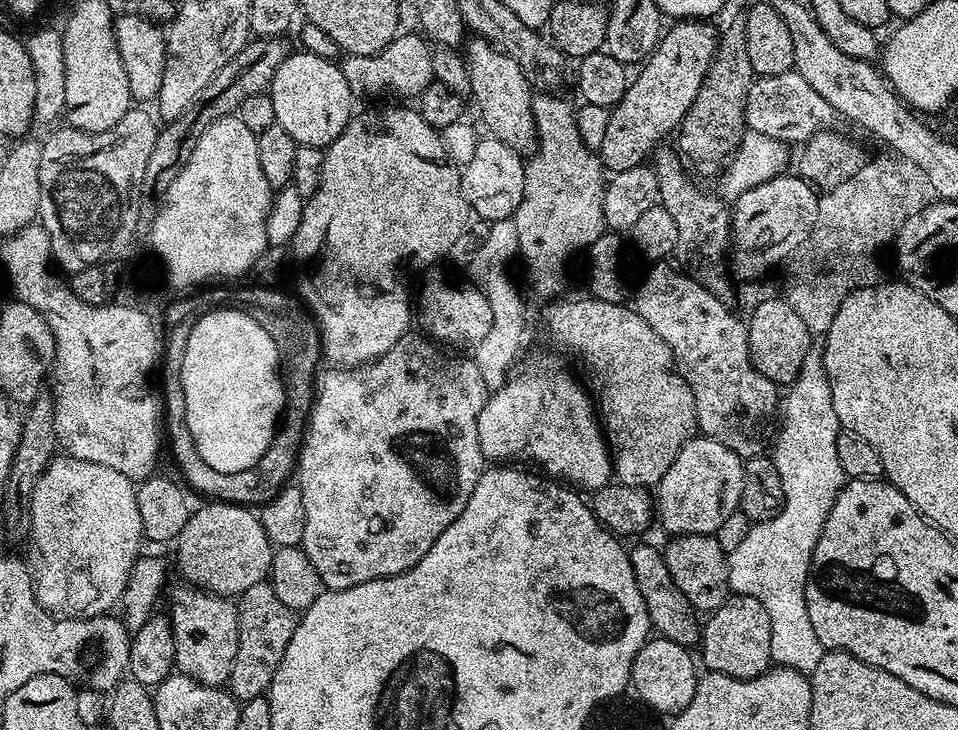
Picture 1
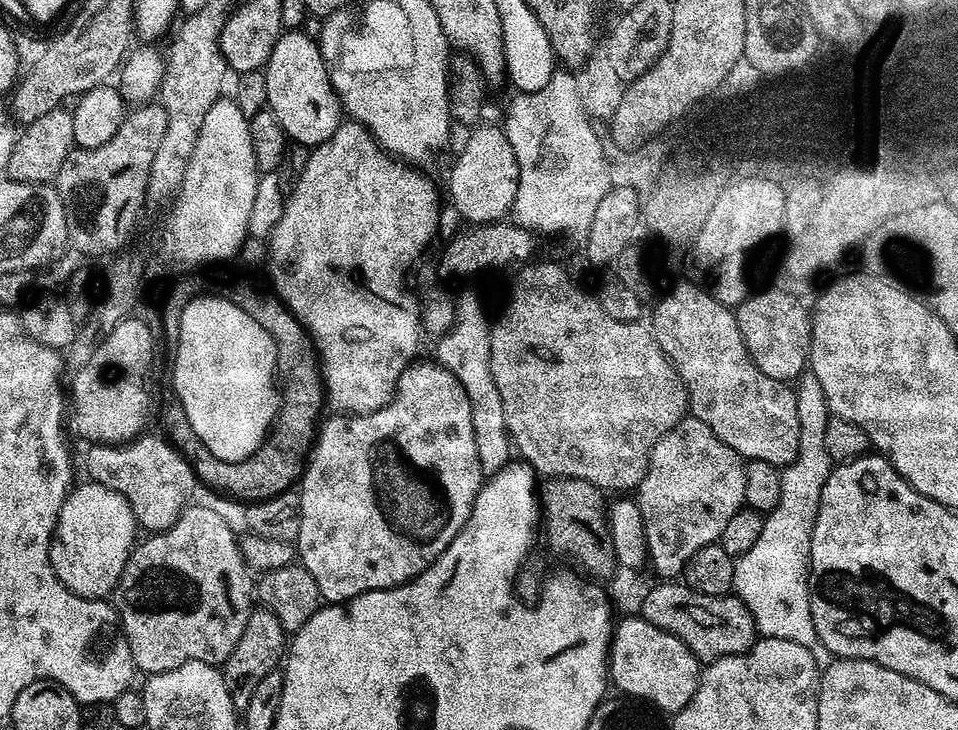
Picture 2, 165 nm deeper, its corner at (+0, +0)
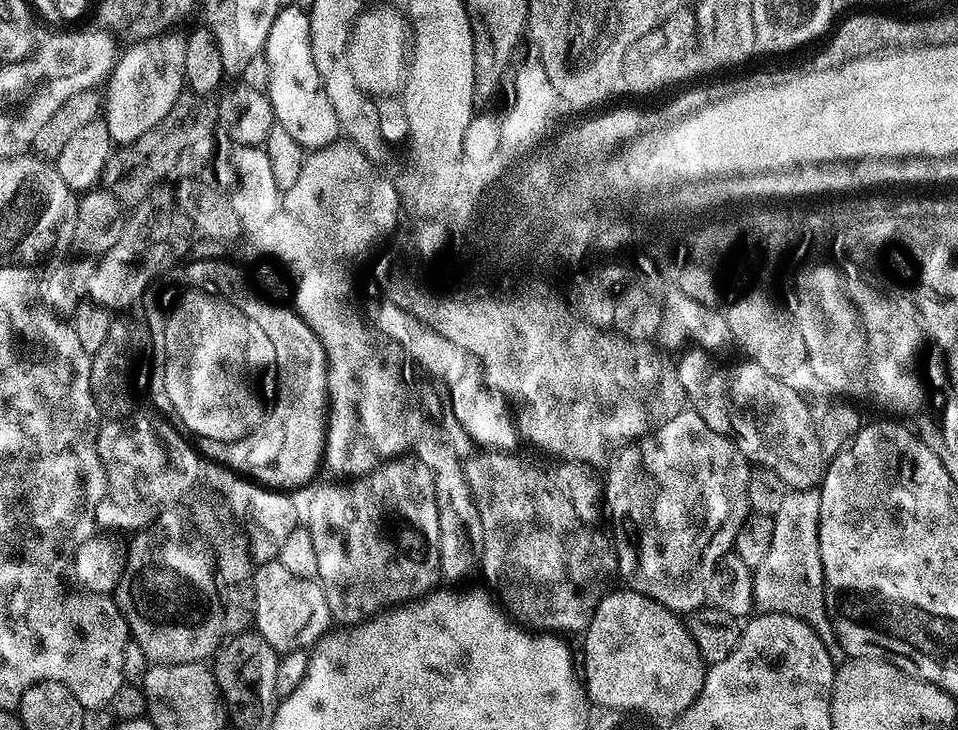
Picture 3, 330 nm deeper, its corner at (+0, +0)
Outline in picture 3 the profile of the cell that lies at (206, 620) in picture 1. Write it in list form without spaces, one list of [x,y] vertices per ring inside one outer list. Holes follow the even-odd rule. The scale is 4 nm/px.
[[[219,495],[212,496],[196,496],[185,499],[174,507],[165,510],[156,521],[141,528],[135,533],[136,536],[129,546],[128,552],[126,548],[126,559],[124,560],[124,571],[120,574],[120,580],[114,589],[114,599],[120,608],[120,613],[126,618],[128,623],[128,635],[131,639],[141,647],[142,654],[153,665],[160,664],[182,664],[197,663],[207,661],[209,658],[215,657],[218,649],[232,637],[245,631],[253,623],[252,615],[252,574],[254,571],[254,561],[248,555],[248,540],[244,537],[243,531],[238,527],[232,518],[232,512],[228,509],[227,504]]]

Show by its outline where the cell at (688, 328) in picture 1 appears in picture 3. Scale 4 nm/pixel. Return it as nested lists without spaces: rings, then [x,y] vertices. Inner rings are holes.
[[[707,351],[694,352],[688,352],[678,360],[680,381],[691,411],[697,412],[702,422],[710,426],[710,430],[732,440],[734,446],[738,446],[740,453],[753,465],[774,470],[774,474],[778,474],[778,478],[782,478],[790,490],[816,488],[824,478],[826,458],[818,442],[814,412],[812,416],[799,390],[791,388],[788,380],[779,380],[774,378],[774,374],[766,374],[766,370],[762,370],[762,366],[753,360],[740,358],[737,364],[712,364],[713,357]]]

